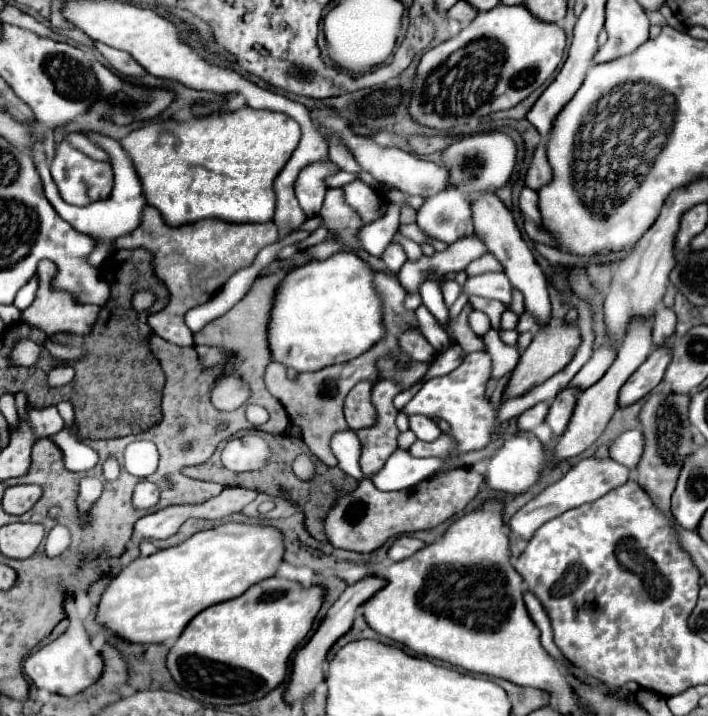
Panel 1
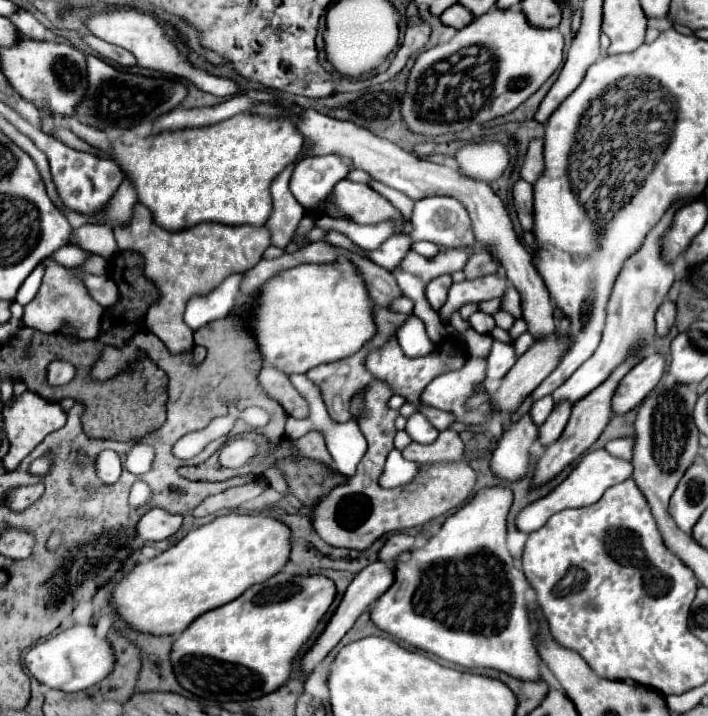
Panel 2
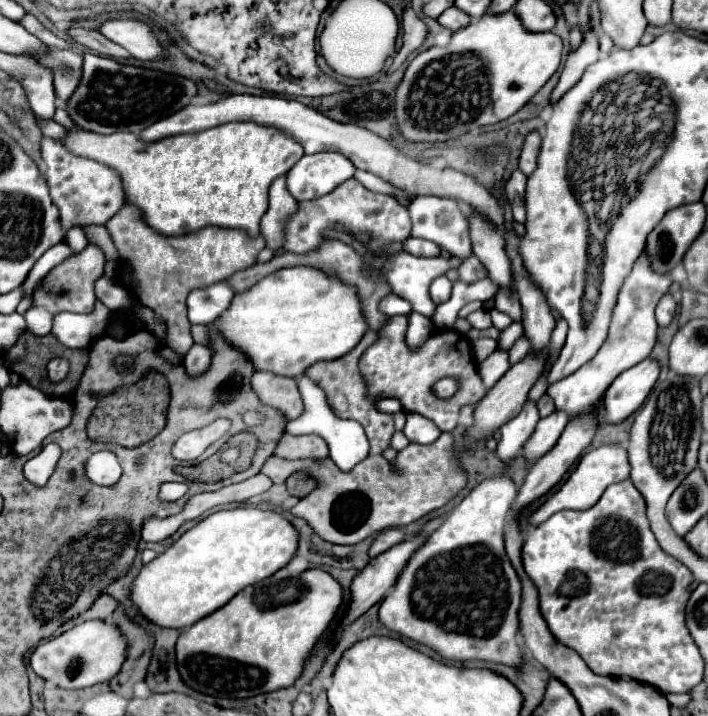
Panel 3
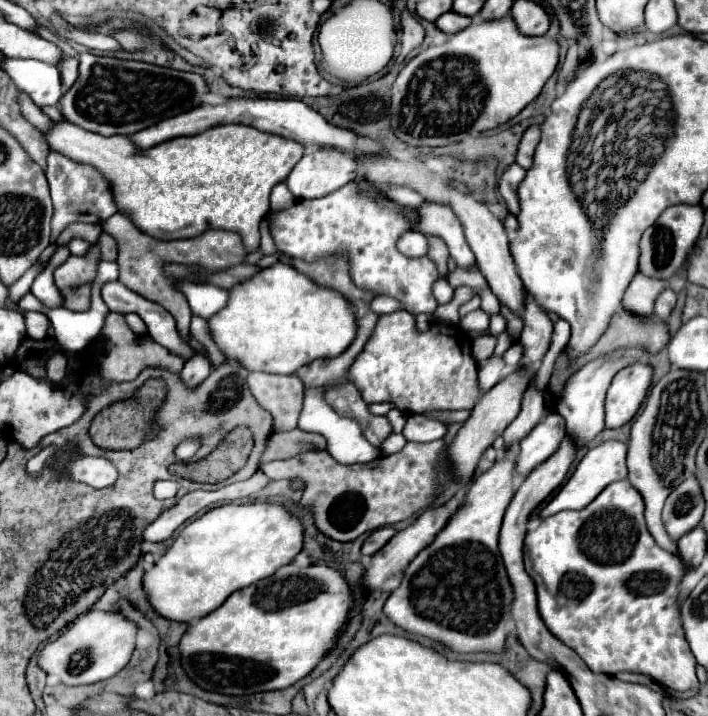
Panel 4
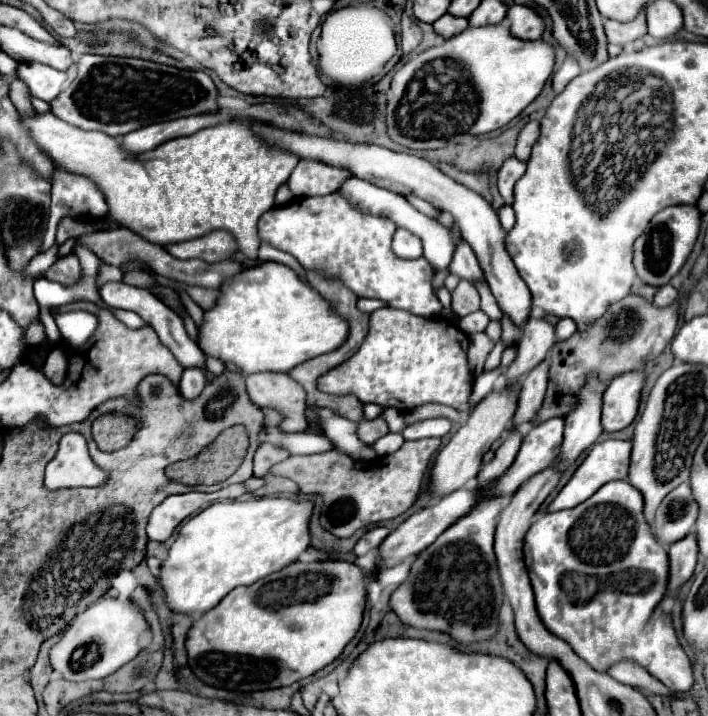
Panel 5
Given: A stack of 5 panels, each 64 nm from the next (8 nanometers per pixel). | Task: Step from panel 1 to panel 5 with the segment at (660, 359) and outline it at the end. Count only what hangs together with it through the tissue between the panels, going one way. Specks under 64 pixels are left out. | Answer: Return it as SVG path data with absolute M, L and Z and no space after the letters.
M632 370L614 376L608 390L604 392L604 406L602 406L604 432L618 432L634 420L644 382L646 382L644 370Z

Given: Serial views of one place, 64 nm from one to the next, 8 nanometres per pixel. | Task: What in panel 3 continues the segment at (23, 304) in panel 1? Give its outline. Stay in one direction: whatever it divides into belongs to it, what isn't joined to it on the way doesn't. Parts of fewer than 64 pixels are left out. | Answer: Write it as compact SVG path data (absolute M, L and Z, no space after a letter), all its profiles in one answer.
M62 242L62 244L56 244L54 248L50 248L36 264L34 264L34 268L30 270L30 274L28 274L28 278L26 278L26 282L24 282L24 298L28 298L28 296L32 296L34 294L34 290L36 290L36 286L38 286L38 282L46 276L46 272L52 268L52 266L58 266L58 264L62 264L64 260L68 260L68 258L72 258L76 252L66 244L66 242Z

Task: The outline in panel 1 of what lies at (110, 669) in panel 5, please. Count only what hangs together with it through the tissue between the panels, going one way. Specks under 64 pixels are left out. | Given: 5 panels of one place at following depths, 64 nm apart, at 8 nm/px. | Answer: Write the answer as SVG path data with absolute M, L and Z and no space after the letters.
M72 622L68 632L64 632L54 642L36 648L26 660L24 660L24 672L28 678L36 684L36 688L44 688L52 694L60 696L74 696L82 690L86 690L94 680L98 680L98 674L102 674L102 658L92 648L92 642L80 622Z

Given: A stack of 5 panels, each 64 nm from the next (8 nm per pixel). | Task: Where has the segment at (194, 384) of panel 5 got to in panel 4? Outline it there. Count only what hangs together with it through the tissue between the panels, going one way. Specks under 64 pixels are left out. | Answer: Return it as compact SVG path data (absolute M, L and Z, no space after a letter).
M194 352L192 358L188 358L184 362L184 368L180 372L182 380L186 380L186 384L190 384L194 388L194 384L200 384L202 380L206 380L206 376L212 370L212 362L206 354L202 352Z

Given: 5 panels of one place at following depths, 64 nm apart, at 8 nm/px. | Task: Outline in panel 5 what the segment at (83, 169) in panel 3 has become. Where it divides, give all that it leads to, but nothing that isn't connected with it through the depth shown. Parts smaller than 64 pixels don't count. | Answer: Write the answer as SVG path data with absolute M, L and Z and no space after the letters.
M54 164L54 172L52 172L52 206L50 206L48 230L46 230L46 236L44 236L44 242L42 242L42 252L54 246L58 224L66 216L68 218L78 218L78 220L84 220L84 222L96 222L96 220L108 218L110 214L108 214L108 204L106 204L104 194L98 190L98 186L90 178L86 178L82 174L68 172L68 170Z

